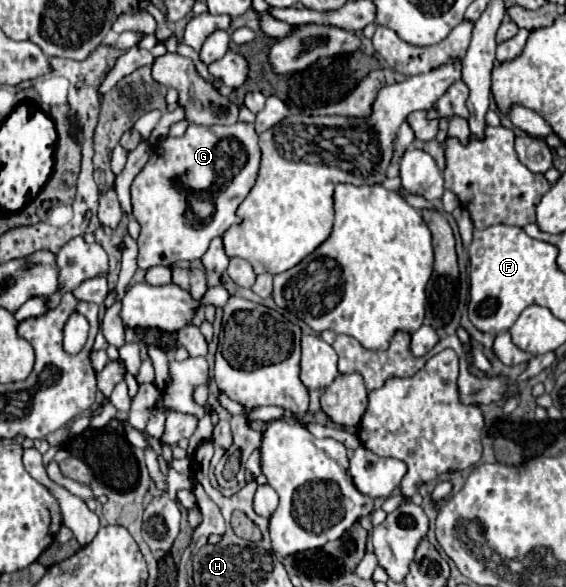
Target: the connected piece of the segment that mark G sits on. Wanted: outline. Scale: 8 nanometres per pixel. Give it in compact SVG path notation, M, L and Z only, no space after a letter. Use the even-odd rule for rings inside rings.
M236 122L232 126L204 128L190 124L180 138L164 138L150 154L148 164L132 182L134 218L142 226L138 236L138 268L172 266L176 262L192 262L204 256L212 238L222 236L230 226L238 224L238 204L252 190L262 152L254 124ZM190 192L210 192L216 206L206 222L198 222L188 210Z

